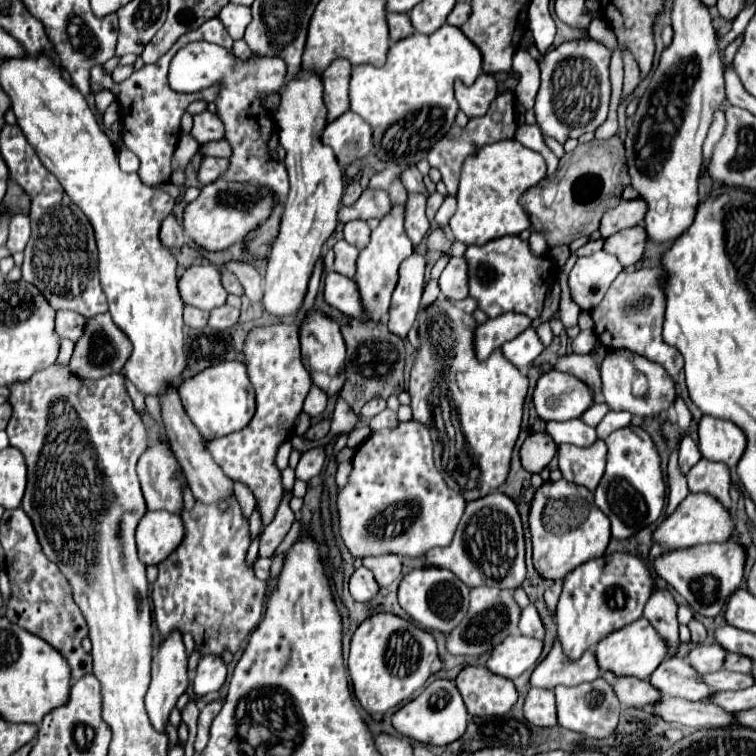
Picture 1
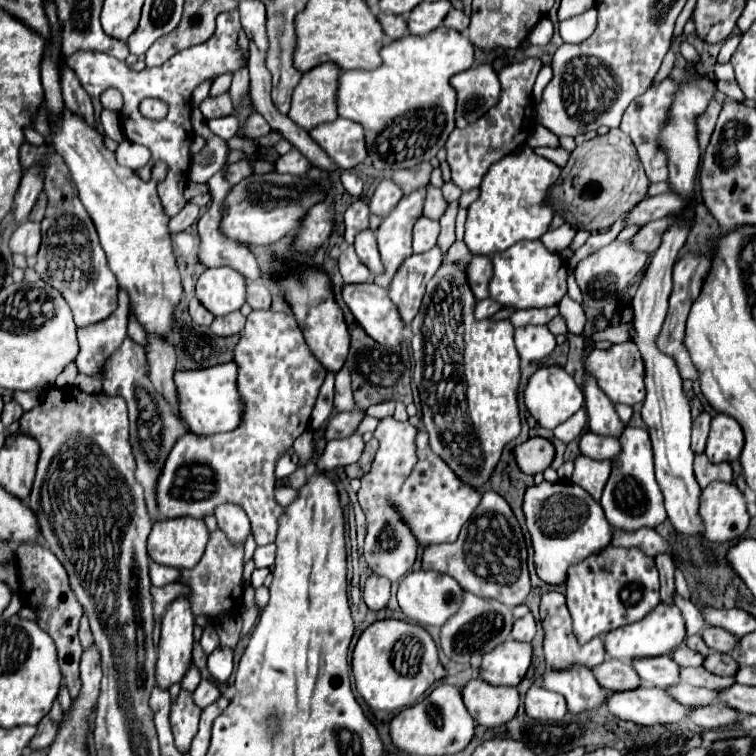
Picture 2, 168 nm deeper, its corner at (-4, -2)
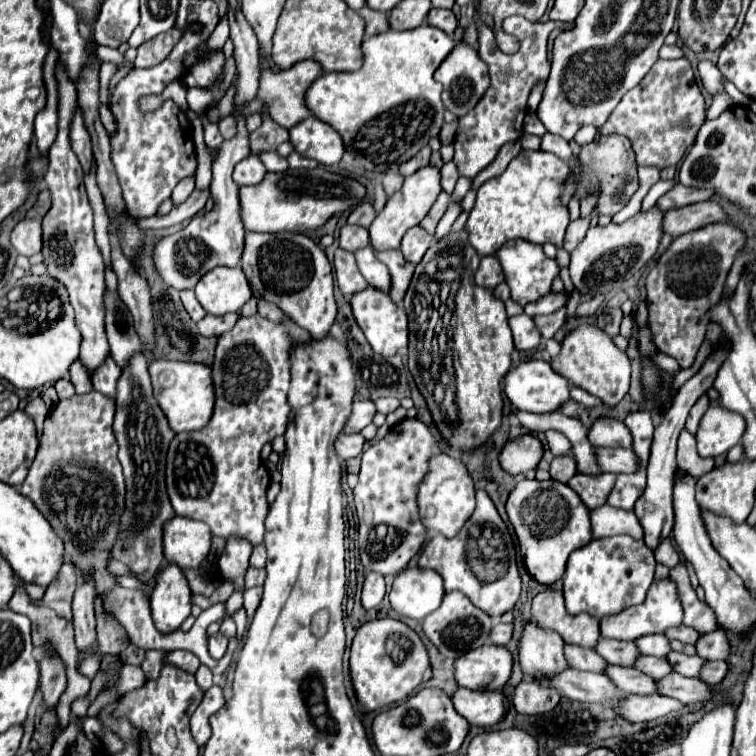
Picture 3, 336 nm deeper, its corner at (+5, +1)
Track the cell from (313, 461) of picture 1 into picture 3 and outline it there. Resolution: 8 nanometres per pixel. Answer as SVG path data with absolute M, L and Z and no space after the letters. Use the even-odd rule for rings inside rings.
M358 433L358 435L340 435L338 441L336 441L336 453L342 461L346 459L352 459L356 455L362 453L362 445L364 445L364 437Z

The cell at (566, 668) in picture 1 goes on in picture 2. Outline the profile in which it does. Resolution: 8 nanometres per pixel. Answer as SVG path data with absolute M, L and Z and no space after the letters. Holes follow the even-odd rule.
M547 592L541 596L541 626L545 630L545 664L549 670L567 670L569 666L585 666L593 670L605 660L605 648L601 638L593 638L589 644L579 646L573 630L571 630L571 616L565 606L565 596L561 592Z

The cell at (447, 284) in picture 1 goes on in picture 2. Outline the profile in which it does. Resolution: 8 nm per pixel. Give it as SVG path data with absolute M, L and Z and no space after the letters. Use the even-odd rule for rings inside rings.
M475 254L467 264L465 264L465 274L467 274L467 282L469 288L473 290L477 300L483 300L489 296L487 292L487 284L491 280L493 274L493 266L491 266L491 258L479 256Z

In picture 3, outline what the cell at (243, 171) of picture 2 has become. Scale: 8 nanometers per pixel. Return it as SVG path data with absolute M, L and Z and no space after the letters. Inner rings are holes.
M250 155L234 167L234 181L240 187L242 185L256 185L264 179L264 175L266 175L266 167L258 155Z

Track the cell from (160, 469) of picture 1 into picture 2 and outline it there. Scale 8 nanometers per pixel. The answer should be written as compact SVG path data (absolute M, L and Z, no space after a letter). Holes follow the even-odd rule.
M253 310L247 316L247 324L239 344L235 346L233 360L239 364L237 386L245 402L241 426L233 432L213 436L197 436L193 432L183 434L175 442L173 450L169 452L169 458L165 460L165 466L161 468L155 486L155 502L161 518L179 518L179 516L203 518L207 514L213 514L213 508L221 502L239 504L251 520L251 532L255 536L255 542L263 546L275 542L277 522L281 514L285 514L285 508L275 500L275 480L277 480L275 466L279 458L285 456L287 450L293 446L295 438L309 428L309 416L327 370L309 352L303 334L297 326L297 320L291 314L271 310Z

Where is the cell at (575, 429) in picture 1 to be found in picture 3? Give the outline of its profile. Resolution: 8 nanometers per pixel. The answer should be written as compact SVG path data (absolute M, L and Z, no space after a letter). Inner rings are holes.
M598 447L598 463L606 473L634 473L638 467L636 453L632 449L606 449Z

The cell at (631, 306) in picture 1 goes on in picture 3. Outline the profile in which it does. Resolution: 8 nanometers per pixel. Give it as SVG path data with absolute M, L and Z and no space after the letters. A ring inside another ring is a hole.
M714 223L676 237L648 273L648 311L656 349L690 367L704 341L708 311L722 299L734 257L746 245L746 233L732 223Z

